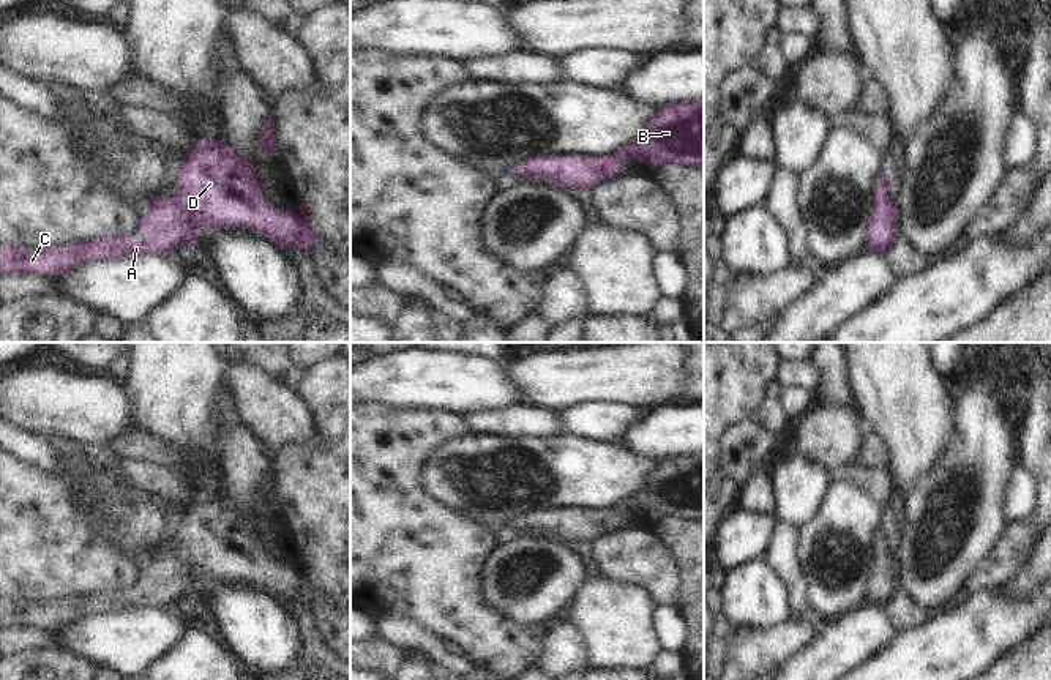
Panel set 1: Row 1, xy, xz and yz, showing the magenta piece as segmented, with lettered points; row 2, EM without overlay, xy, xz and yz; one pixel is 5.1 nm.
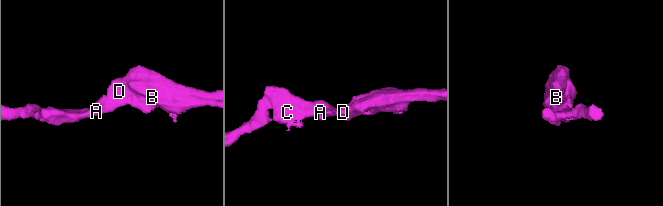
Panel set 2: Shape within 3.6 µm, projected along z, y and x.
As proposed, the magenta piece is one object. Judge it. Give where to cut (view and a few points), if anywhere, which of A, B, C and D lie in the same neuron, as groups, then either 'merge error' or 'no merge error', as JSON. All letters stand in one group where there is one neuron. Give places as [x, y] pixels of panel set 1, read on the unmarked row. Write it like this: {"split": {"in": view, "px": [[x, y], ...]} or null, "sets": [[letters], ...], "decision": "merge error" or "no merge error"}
{"split": null, "sets": [["A", "B", "C", "D"]], "decision": "no merge error"}

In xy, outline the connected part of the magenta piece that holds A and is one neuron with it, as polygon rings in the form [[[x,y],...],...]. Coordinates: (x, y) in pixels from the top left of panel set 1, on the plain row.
[[[223,494],[186,503],[172,552],[158,549],[137,576],[139,588],[151,595],[96,592],[46,604],[0,600],[0,631],[14,626],[65,631],[90,614],[125,607],[159,609],[191,601],[208,584],[238,579],[265,588],[281,601],[308,604],[316,600],[305,562],[292,568],[265,555],[248,514],[241,514]]]

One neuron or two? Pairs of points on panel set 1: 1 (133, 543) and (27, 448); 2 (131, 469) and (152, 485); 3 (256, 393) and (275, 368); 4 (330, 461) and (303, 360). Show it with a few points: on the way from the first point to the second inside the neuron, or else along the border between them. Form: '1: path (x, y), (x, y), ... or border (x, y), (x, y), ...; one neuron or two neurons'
1: path (115, 515), (71, 470), (56, 463); one neuron
2: path (136, 474), (147, 480); one neuron
3: border (235, 360), (251, 363), (278, 379); two neurons
4: border (324, 358), (311, 363), (303, 371); two neurons

